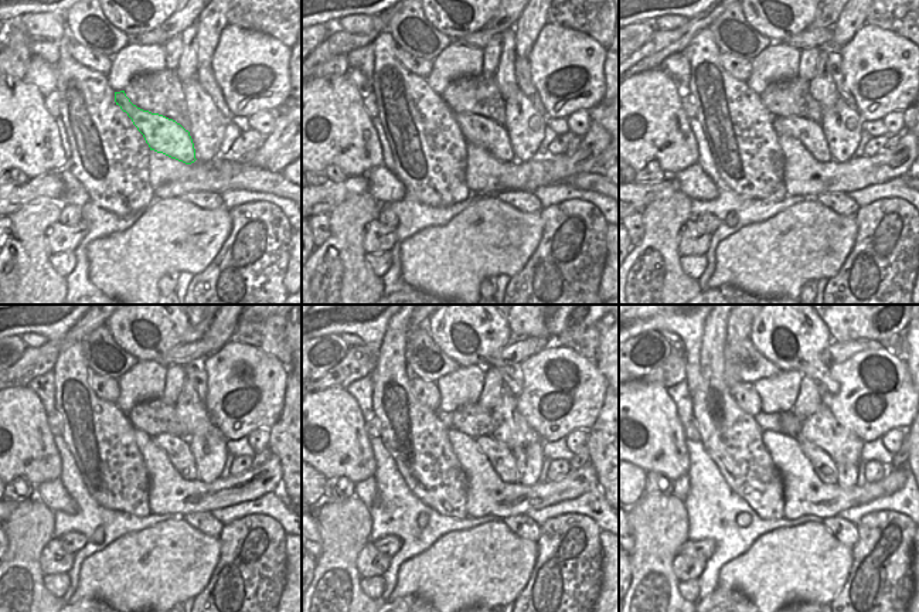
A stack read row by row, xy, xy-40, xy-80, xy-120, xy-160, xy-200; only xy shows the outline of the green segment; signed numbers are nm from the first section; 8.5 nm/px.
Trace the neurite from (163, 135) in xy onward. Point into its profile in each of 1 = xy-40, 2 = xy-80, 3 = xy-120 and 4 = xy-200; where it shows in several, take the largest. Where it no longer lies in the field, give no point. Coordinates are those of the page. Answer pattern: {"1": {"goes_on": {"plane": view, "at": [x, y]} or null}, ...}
{"1": {"goes_on": {"plane": "xy-40", "at": [477, 129]}}, "2": {"goes_on": {"plane": "xy-80", "at": [810, 133]}}, "3": {"goes_on": {"plane": "xy-120", "at": [177, 449]}}, "4": {"goes_on": {"plane": "xy-200", "at": [824, 466]}}}

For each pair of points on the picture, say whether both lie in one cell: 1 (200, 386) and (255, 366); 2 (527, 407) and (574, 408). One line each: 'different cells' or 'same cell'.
1: different cells
2: same cell

